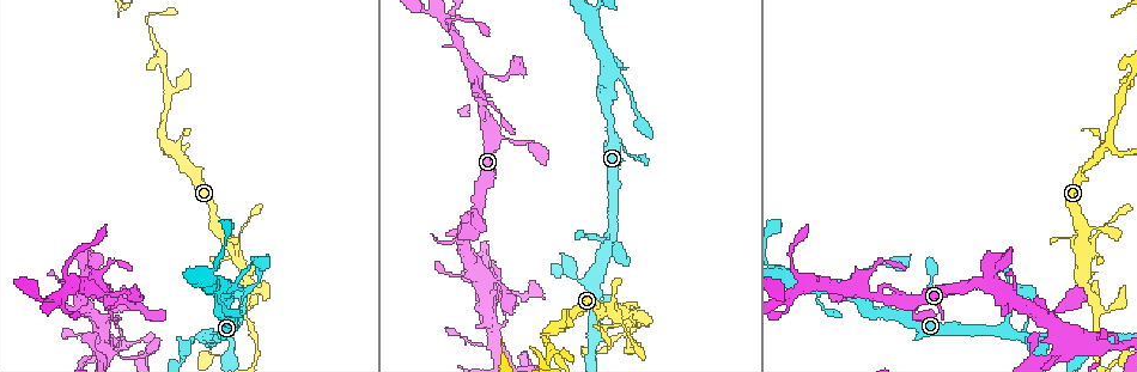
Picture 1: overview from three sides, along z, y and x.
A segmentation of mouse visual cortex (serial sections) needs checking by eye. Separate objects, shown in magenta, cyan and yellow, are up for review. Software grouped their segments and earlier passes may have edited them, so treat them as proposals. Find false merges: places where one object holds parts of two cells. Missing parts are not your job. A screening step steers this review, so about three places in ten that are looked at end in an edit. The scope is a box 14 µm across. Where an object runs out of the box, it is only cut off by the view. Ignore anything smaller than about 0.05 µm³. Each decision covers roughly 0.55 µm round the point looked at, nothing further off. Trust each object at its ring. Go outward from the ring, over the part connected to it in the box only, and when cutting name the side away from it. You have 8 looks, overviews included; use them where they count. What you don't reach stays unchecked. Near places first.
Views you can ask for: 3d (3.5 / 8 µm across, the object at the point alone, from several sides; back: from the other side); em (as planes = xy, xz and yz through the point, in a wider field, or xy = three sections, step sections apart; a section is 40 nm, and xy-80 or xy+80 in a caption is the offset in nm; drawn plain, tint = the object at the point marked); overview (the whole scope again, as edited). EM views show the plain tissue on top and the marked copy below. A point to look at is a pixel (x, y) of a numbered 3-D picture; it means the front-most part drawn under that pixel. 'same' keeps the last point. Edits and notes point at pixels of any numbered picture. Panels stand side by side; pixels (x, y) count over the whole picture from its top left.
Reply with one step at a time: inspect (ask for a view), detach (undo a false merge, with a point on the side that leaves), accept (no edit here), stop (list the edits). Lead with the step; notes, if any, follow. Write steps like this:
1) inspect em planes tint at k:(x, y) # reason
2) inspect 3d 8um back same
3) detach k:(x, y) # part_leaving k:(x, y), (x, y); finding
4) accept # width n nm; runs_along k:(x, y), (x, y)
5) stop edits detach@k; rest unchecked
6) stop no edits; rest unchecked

inspect 3d 3.5um at 1:(235, 245) # sharp bend

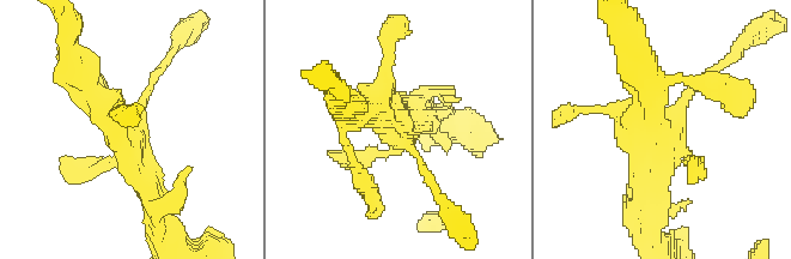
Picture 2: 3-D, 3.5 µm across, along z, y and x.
inspect em xy step 1 tint at 2:(659, 137)

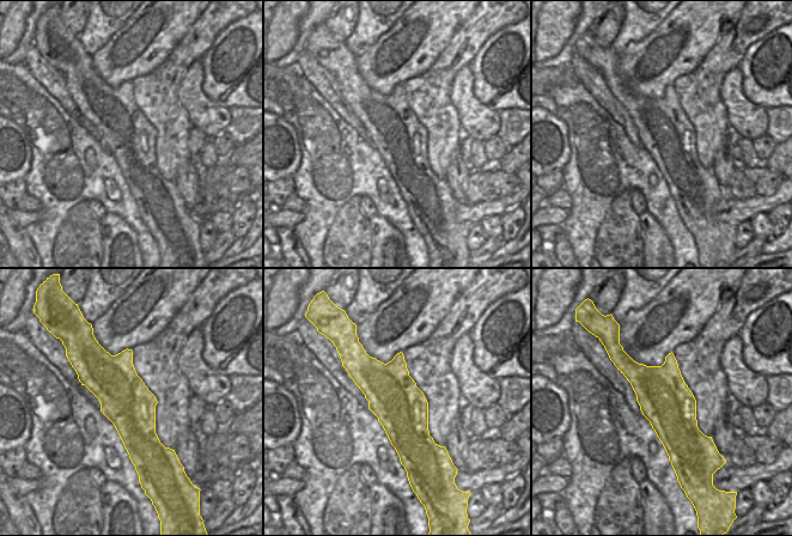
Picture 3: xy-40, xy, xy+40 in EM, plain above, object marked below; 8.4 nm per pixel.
accept # width 440 nm; runs_along 2:(77, 73), (128, 139), (158, 210); all the same cell

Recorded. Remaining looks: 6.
inspect 3d 8um at 1:(601, 351) # thick turns thin

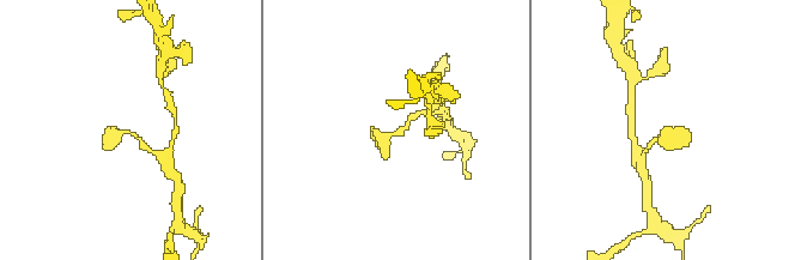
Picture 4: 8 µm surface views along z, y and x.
inspect 3d 3.5um at 4:(126, 133)

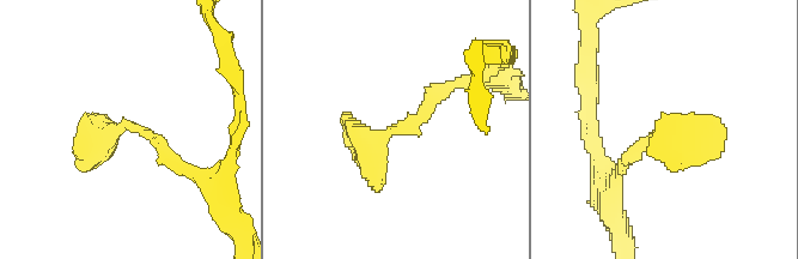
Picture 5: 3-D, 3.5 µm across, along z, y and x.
inspect em planes tint at 5:(128, 128) # need the tissue

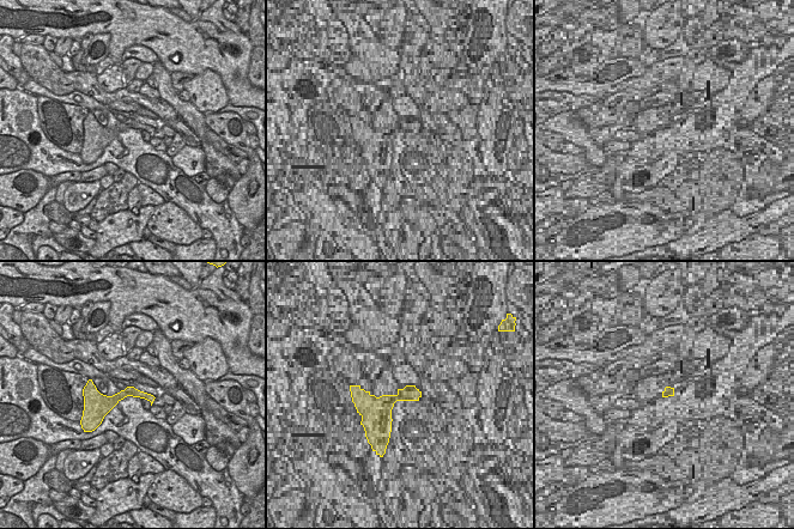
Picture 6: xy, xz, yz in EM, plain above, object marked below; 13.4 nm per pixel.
accept # one cell here

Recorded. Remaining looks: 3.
inspect 3d 3.5um at 1:(162, 143) # thick turns thin

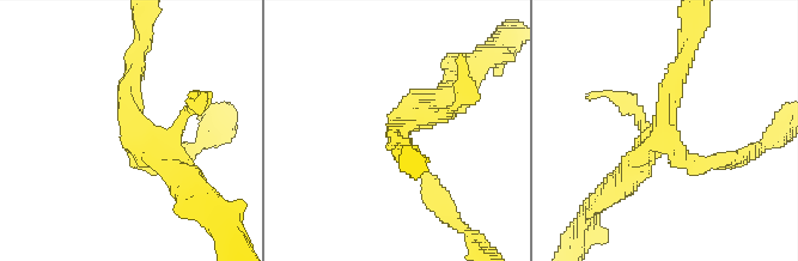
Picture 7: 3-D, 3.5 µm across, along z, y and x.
inspect em xy step 1 tint at 7:(138, 133)

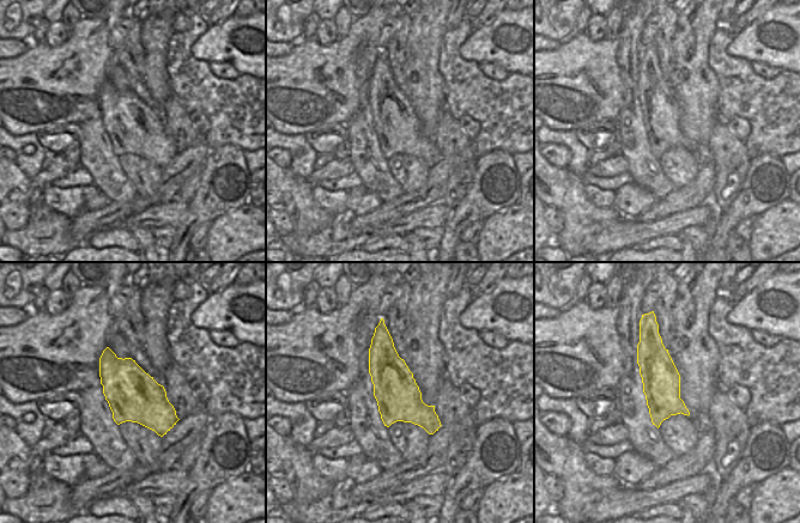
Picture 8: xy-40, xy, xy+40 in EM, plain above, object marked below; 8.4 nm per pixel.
accept # width 380 nm; runs_along 7:(620, 184), (663, 129), (684, 60); all the same cell

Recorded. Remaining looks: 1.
stop no edits; rest unchecked

